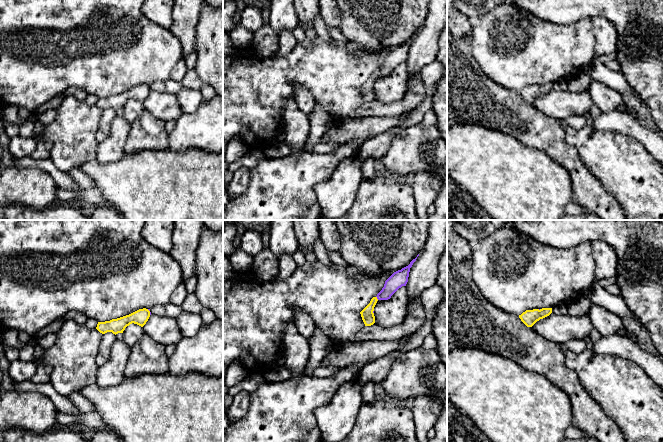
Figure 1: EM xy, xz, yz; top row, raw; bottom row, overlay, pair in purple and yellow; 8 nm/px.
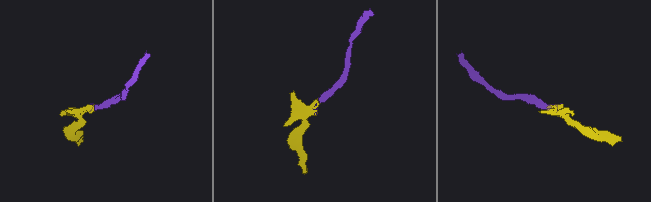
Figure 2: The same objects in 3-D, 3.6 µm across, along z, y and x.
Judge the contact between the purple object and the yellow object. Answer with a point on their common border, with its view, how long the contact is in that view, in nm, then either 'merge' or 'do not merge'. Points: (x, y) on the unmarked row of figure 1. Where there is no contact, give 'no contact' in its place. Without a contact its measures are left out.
meets purple in xz at (377, 74); contact 40 nm long; merge

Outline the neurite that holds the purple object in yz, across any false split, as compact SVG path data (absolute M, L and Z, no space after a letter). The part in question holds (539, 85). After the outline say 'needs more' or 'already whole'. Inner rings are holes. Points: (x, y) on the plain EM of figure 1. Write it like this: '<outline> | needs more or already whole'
M552 84L526 86L519 91L519 94L527 103L532 103L537 97L549 92L551 89Z | needs more

